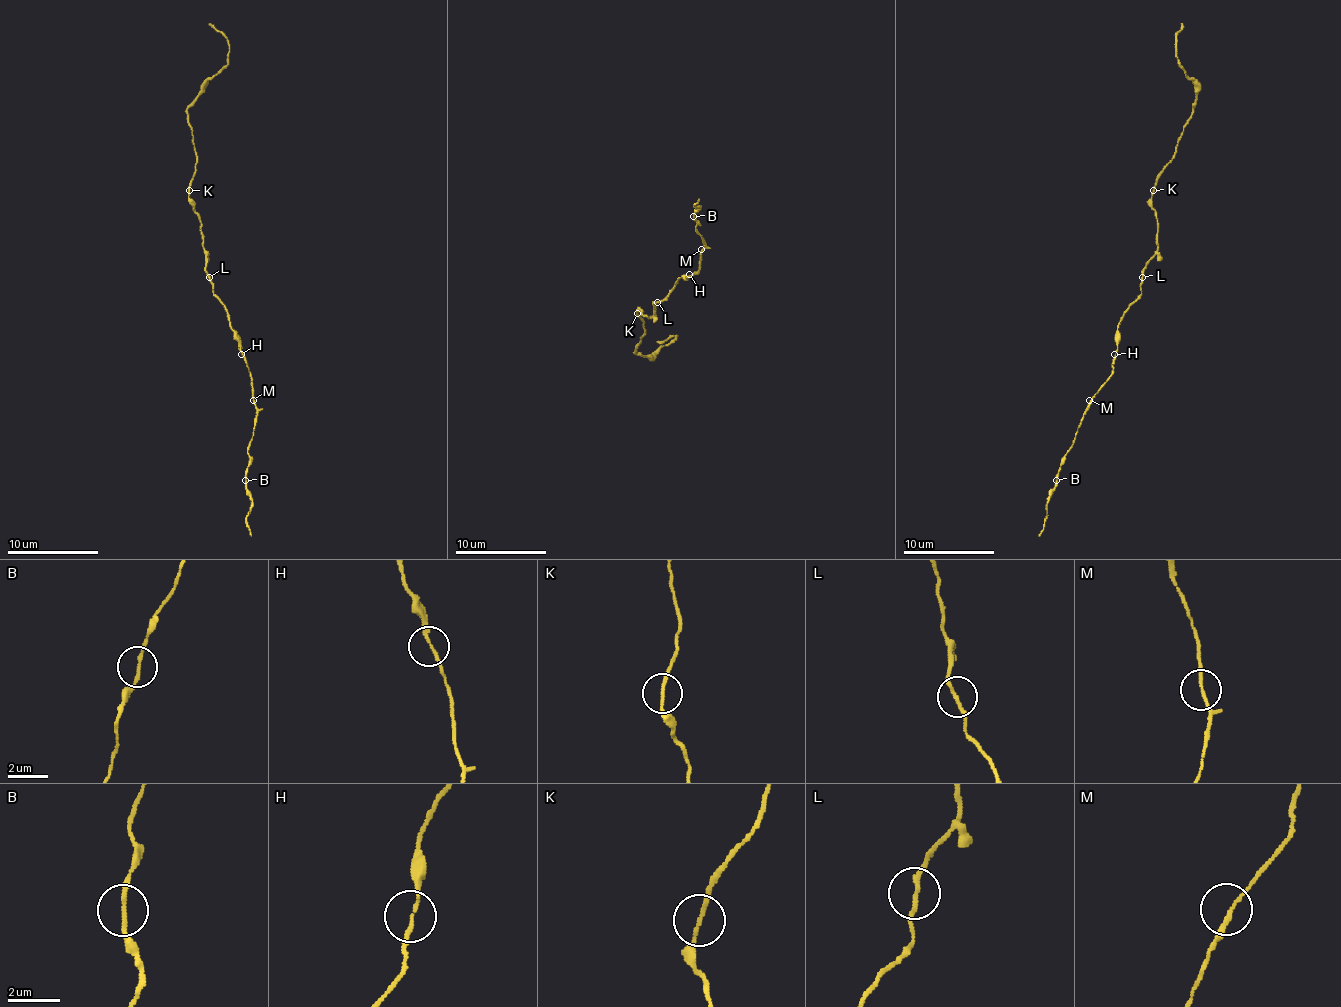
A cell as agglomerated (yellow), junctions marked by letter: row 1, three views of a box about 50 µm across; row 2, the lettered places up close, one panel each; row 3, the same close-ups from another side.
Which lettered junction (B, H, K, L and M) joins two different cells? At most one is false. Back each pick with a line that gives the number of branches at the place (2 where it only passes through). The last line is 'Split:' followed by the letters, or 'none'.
Split: none

